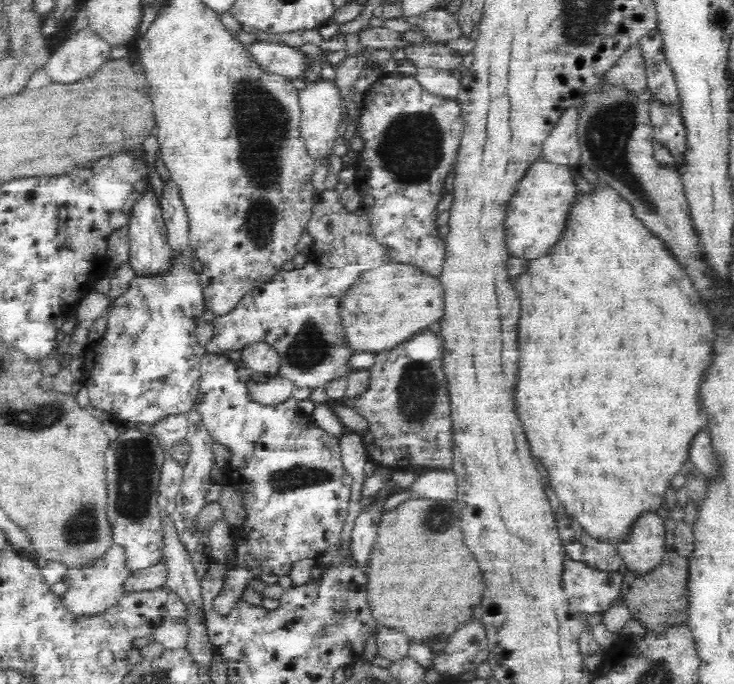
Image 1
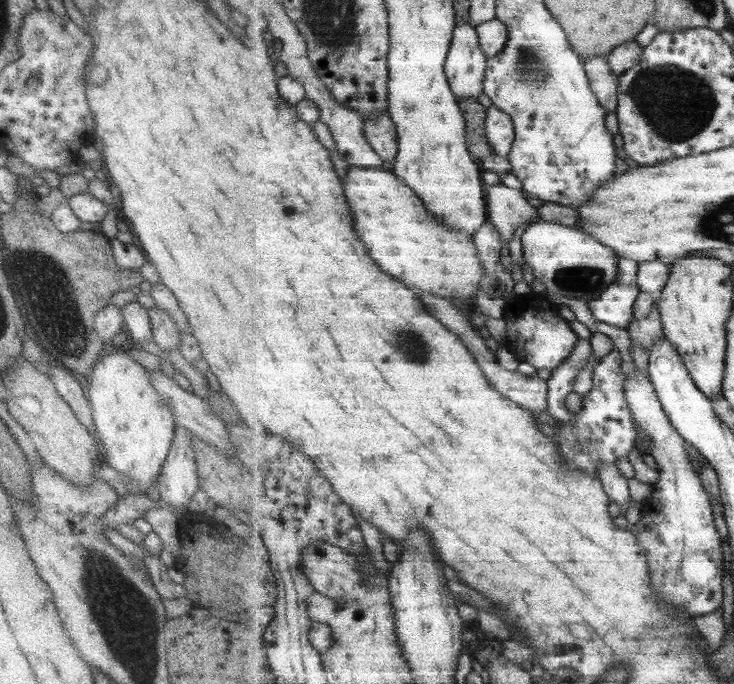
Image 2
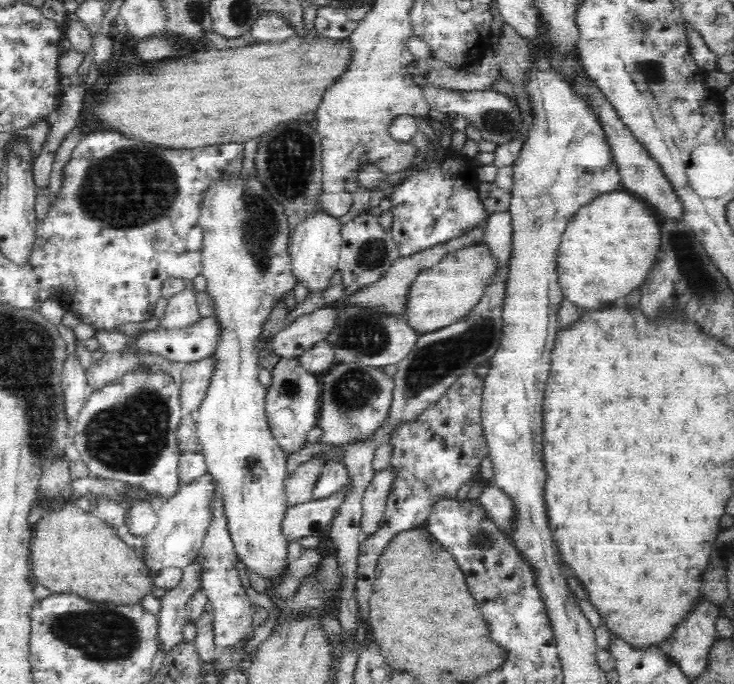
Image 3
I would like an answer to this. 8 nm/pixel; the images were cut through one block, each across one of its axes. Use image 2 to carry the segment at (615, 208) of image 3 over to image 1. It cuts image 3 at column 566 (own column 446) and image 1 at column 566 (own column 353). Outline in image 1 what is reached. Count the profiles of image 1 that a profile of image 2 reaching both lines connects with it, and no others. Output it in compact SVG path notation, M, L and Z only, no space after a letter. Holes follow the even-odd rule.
M542 155L534 159L504 210L504 242L509 256L529 262L548 254L556 244L560 230L564 230L564 218L568 206L576 198L576 190L570 168L566 165L548 162Z

